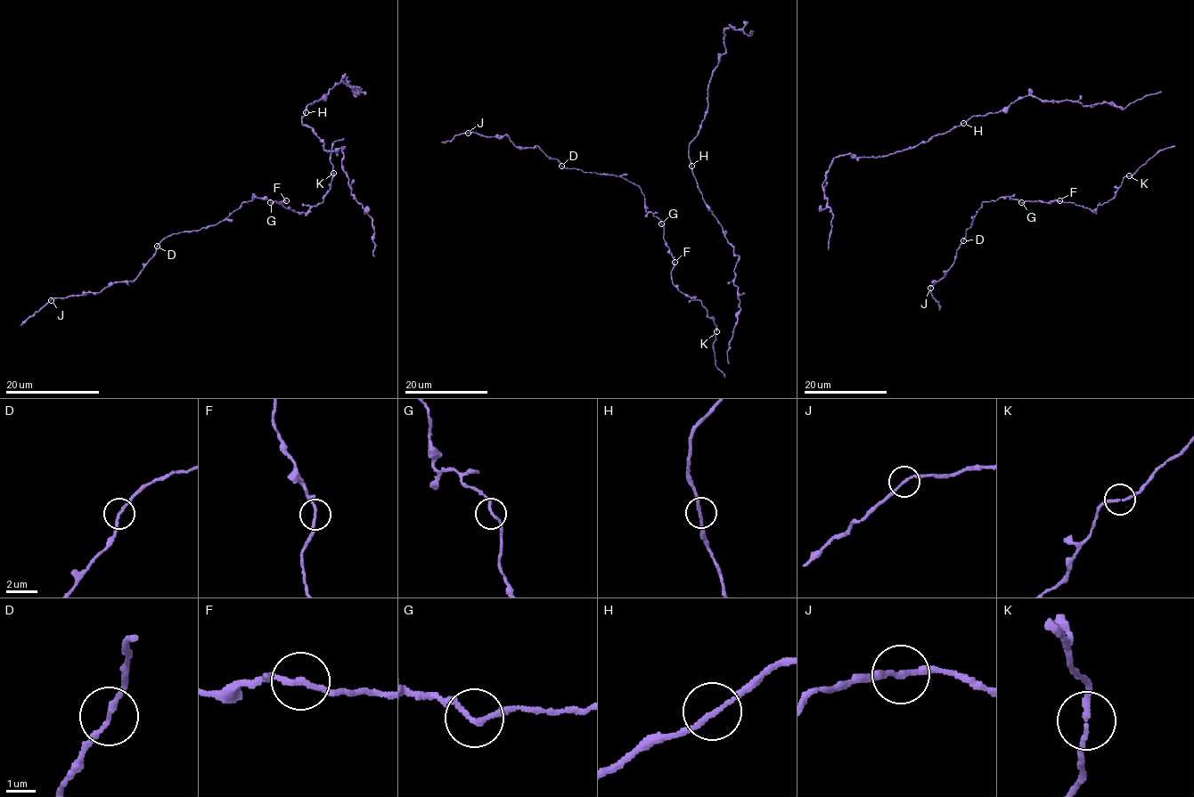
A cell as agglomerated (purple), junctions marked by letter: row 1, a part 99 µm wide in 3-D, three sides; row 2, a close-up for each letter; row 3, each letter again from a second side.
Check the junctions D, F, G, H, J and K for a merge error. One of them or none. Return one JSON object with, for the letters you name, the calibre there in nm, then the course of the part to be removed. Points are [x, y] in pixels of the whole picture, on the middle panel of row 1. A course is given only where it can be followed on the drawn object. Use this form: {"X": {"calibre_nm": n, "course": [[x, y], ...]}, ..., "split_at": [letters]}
{"split_at": []}

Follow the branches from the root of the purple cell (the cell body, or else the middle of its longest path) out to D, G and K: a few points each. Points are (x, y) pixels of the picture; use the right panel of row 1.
D: (1172, 145), (1126, 175), (1095, 211), (999, 197), (982, 203), (963, 240)
G: (1172, 145), (1158, 150), (1131, 175), (1126, 175), (1116, 194), (1099, 205), (1095, 211), (1056, 200), (1021, 202)
K: (1172, 145), (1158, 150), (1129, 175)

